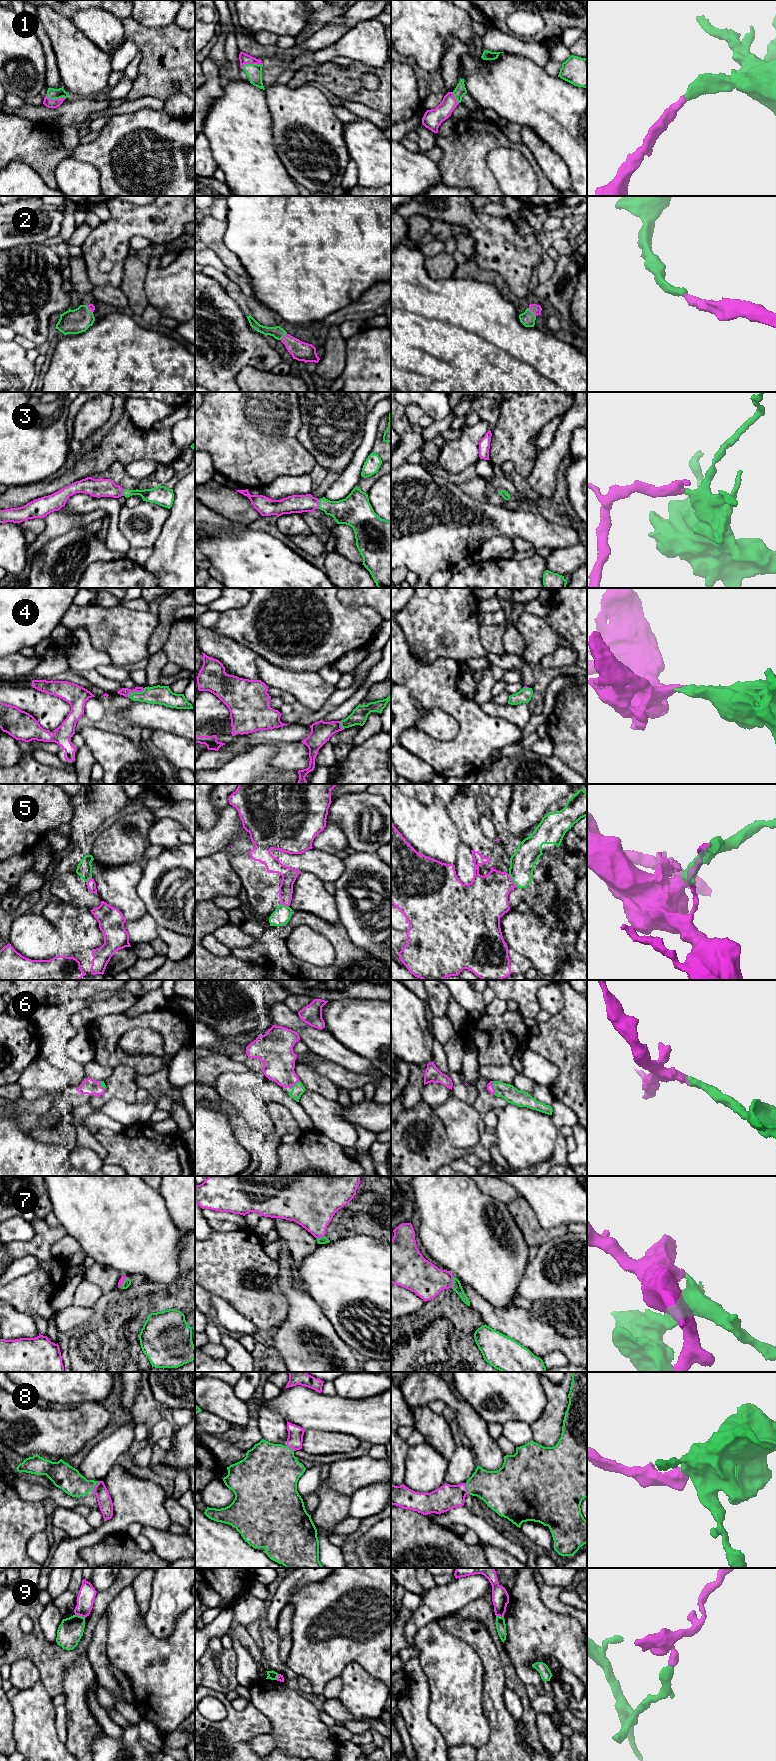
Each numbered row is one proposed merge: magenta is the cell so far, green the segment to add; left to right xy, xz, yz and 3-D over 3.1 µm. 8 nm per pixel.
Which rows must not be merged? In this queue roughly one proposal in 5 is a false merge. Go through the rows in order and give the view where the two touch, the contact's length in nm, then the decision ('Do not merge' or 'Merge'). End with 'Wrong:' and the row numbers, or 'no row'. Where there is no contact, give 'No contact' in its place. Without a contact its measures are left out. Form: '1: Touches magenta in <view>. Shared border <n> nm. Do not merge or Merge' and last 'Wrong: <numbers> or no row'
1: Touches magenta in xz. Shared border 180 nm. Merge
2: Touches magenta in yz. Shared border 90 nm. Merge
3: Touches magenta in xz. Shared border 80 nm. Merge
4: Touches magenta in xy. Shared border 160 nm. Merge
5: Touches magenta in yz. Shared border 120 nm. Merge
6: Touches magenta in yz. Shared border 110 nm. Merge
7: Touches magenta in yz. Shared border 90 nm. Merge
8: Touches magenta in xy. Shared border 110 nm. Merge
9: Touches magenta in xy. Shared border 90 nm. Do not merge
Wrong: 9

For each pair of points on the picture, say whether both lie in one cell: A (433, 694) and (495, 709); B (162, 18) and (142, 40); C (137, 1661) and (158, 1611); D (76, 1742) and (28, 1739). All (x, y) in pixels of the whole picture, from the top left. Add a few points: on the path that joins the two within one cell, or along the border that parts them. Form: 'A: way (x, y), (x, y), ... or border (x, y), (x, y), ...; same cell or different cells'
A: border (479, 706), (487, 714), (501, 717); different cells
B: border (133, 17), (147, 26), (166, 26), (174, 23); different cells
C: border (144, 1616), (152, 1634), (171, 1636); different cells
D: border (64, 1743), (69, 1750); different cells

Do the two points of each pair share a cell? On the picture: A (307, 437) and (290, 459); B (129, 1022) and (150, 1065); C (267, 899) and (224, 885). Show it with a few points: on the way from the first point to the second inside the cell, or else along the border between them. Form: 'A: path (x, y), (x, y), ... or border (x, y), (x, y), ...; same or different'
A: border (301, 421), (297, 440), (313, 457), (316, 463); different
B: path (113, 1038), (113, 1052), (119, 1058), (133, 1061); same
C: border (231, 866), (243, 887); different

